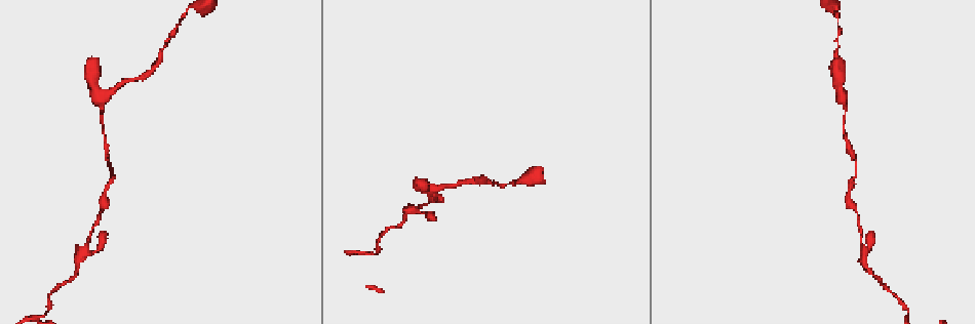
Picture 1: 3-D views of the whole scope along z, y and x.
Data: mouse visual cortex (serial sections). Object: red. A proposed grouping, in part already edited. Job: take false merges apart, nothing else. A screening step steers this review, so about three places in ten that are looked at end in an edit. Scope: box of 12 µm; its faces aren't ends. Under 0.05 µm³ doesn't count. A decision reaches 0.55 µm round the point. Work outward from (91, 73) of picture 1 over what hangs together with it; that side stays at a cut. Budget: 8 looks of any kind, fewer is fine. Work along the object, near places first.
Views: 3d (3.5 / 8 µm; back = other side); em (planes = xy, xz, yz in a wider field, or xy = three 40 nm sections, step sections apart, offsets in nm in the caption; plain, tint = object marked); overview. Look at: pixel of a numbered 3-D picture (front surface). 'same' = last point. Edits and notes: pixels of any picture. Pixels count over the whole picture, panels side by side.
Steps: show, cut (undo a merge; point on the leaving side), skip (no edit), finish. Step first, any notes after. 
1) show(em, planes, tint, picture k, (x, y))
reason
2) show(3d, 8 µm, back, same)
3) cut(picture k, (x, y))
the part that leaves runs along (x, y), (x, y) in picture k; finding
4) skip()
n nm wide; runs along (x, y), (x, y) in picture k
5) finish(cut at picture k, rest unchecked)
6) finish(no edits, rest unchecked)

show(3d, 8 µm, picture 1, (843, 100))
calibre changes

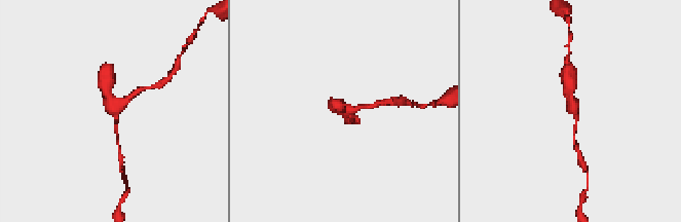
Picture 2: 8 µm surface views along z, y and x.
show(3d, 3.5 µm, picture 2, (346, 109))

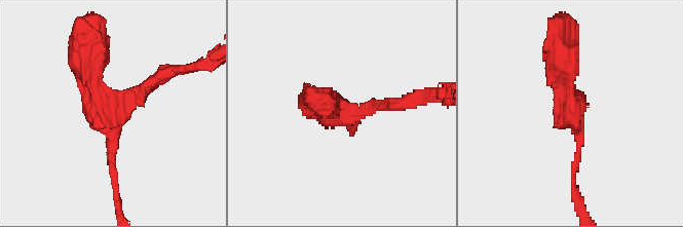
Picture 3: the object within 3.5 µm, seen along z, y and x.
show(em, xy, step 1, tint, picture 3, (574, 117))
3 arms; arms of 150, 200, 350 nm

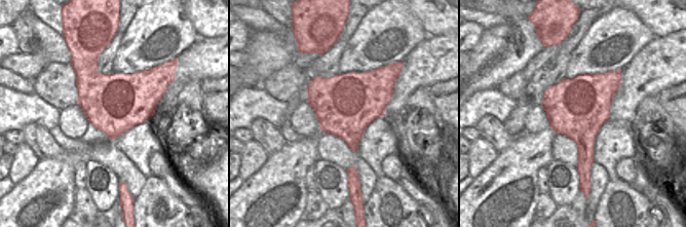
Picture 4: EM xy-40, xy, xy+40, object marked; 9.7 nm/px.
skip()
600 nm wide; runs along (86, 57), (112, 116), (112, 182) in picture 3; continuous, no second cell

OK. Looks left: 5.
show(3d, 3.5 µm, back, picture 1, (109, 169))
thick turns thin

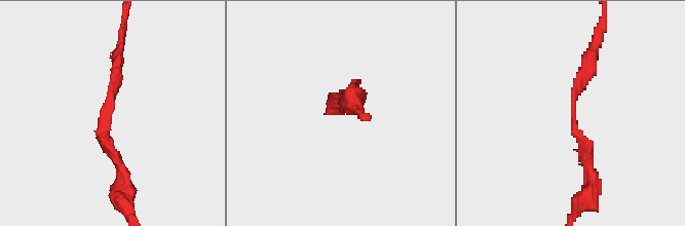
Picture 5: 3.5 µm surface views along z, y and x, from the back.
show(em, xy, step 3, tint, picture 5, (574, 112))
arms of 200, 200 nm

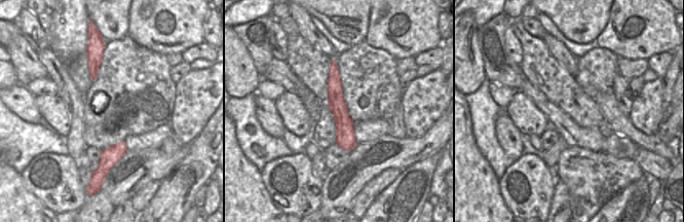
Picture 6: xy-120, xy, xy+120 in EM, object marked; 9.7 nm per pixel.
show(em, xy, step 2, tint, same)

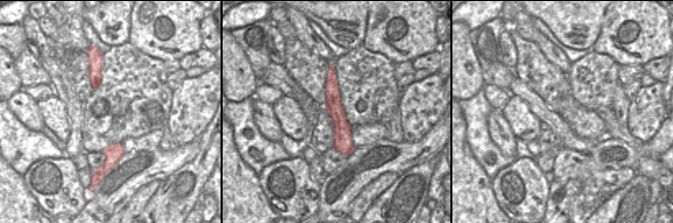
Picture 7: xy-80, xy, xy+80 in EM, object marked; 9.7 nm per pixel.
skip()
runs along (595, 48), (573, 96), (573, 129), (590, 167) in picture 5; continuous, no second cell

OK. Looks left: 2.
finish(no edits, rest unchecked)

